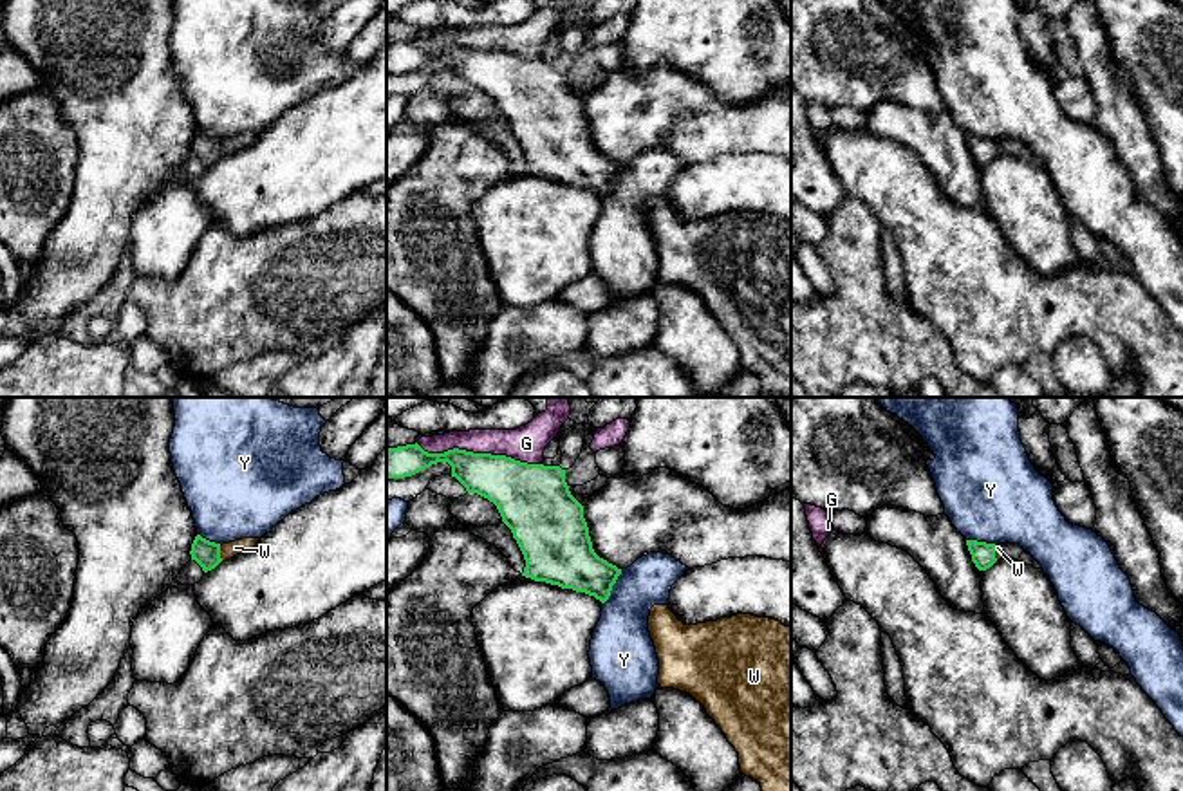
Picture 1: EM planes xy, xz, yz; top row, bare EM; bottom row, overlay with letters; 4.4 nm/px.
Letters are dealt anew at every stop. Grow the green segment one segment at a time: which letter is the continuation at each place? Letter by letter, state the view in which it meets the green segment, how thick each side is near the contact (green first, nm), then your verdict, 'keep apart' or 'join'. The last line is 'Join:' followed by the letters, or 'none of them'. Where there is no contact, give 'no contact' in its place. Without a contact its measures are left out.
G: xz | 260/160 nm | keep apart
W: xy | 120/70 nm | join
Y: xz | 260/260 nm | keep apart
Join: W

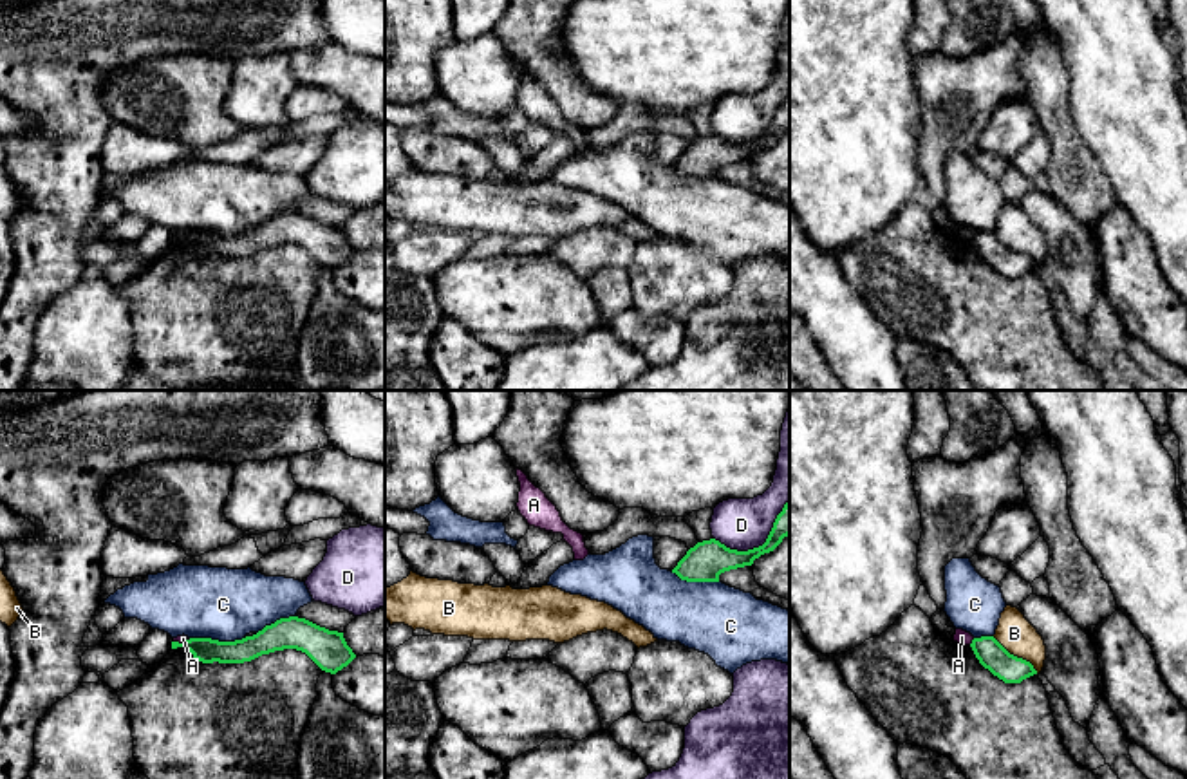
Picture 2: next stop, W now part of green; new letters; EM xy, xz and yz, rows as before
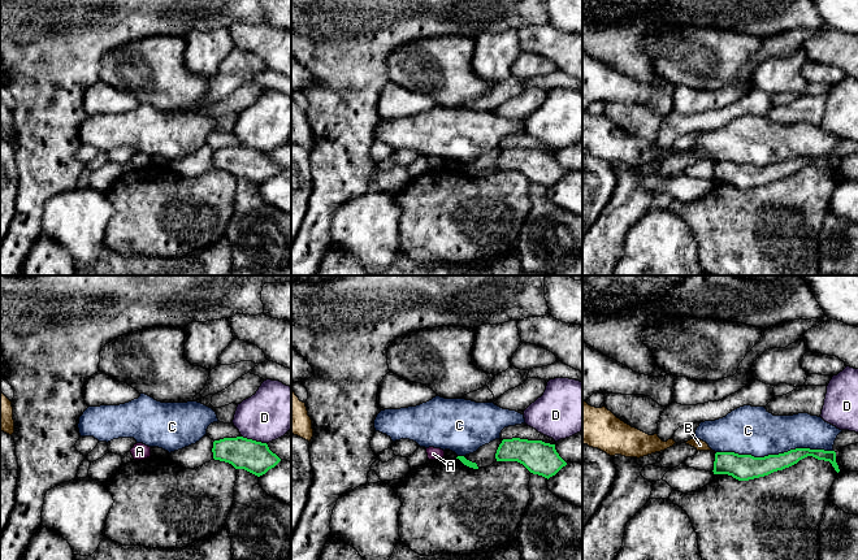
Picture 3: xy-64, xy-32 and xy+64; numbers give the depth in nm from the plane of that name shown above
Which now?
A: yz | 120/60 nm | keep apart
B: yz | 120/160 nm | keep apart
C: xy | 120/320 nm | keep apart
D: xz | 170/220 nm | keep apart
Join: none of them

